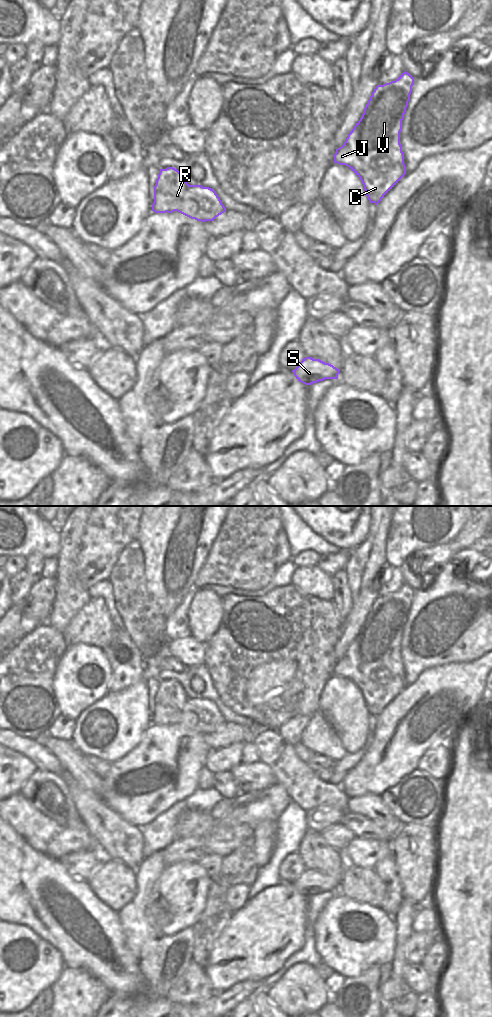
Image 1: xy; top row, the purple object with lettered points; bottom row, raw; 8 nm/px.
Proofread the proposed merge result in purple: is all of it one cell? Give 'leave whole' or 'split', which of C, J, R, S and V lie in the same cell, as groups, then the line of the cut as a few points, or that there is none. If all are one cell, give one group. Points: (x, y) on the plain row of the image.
split; C J V / R S; cut in xy along (163, 681), (171, 684), (166, 712), (169, 720), (167, 724)

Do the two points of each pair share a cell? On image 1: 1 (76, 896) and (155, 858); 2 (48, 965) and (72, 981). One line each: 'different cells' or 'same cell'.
1: different cells
2: different cells

